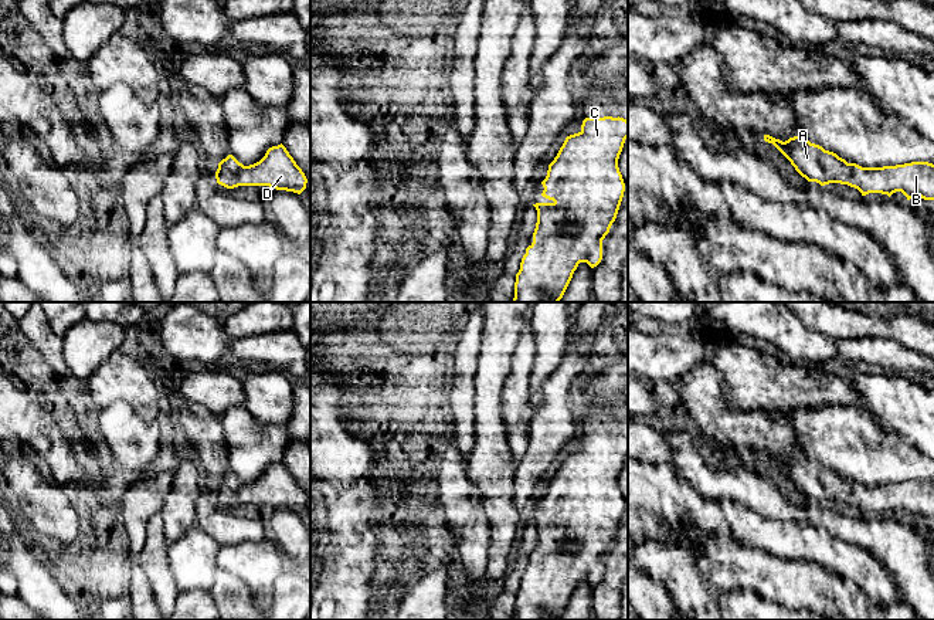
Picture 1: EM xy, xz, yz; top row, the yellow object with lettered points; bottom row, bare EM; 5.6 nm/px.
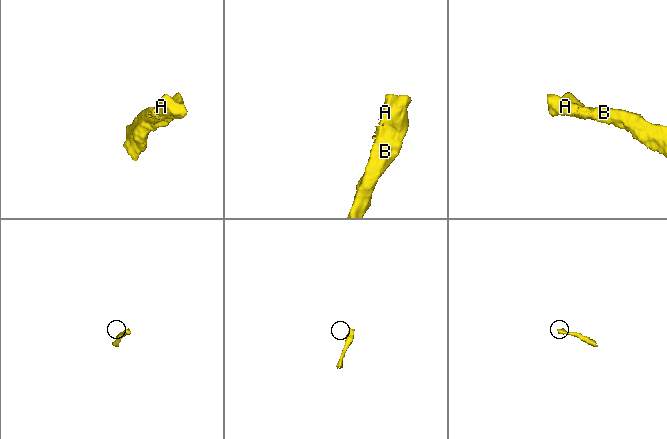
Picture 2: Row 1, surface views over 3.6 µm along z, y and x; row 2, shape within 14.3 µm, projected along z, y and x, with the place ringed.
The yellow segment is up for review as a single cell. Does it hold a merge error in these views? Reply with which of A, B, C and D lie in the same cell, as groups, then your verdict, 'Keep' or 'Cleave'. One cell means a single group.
Groups: A B C D. Keep

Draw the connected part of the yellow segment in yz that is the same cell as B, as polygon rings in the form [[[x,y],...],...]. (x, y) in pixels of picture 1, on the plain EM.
[[[764,453],[764,458],[772,461],[808,499],[816,499],[821,504],[848,502],[857,506],[862,514],[882,511],[890,515],[893,511],[901,509],[907,518],[914,515],[934,518],[933,481],[911,480],[896,484],[862,485],[811,461],[804,453],[789,455],[785,460]]]

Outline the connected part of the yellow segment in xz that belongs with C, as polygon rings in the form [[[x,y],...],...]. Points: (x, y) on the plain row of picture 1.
[[[619,434],[585,436],[581,448],[566,455],[541,499],[544,505],[541,514],[550,519],[533,522],[537,528],[537,541],[533,560],[526,566],[520,587],[516,592],[513,620],[558,620],[580,580],[587,580],[591,586],[601,580],[602,558],[617,536],[625,509],[618,477],[626,455],[628,438]]]

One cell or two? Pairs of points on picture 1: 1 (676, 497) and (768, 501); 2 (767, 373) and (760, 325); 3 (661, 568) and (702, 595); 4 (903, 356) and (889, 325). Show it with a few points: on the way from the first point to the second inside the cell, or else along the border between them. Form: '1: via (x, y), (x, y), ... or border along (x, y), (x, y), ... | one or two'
1: border along (683, 478), (702, 495), (715, 498), (719, 502) | two
2: border along (780, 355), (792, 362), (812, 363) | two
3: via (671, 568), (692, 589) | one
4: border along (865, 336), (896, 341), (919, 353) | two

